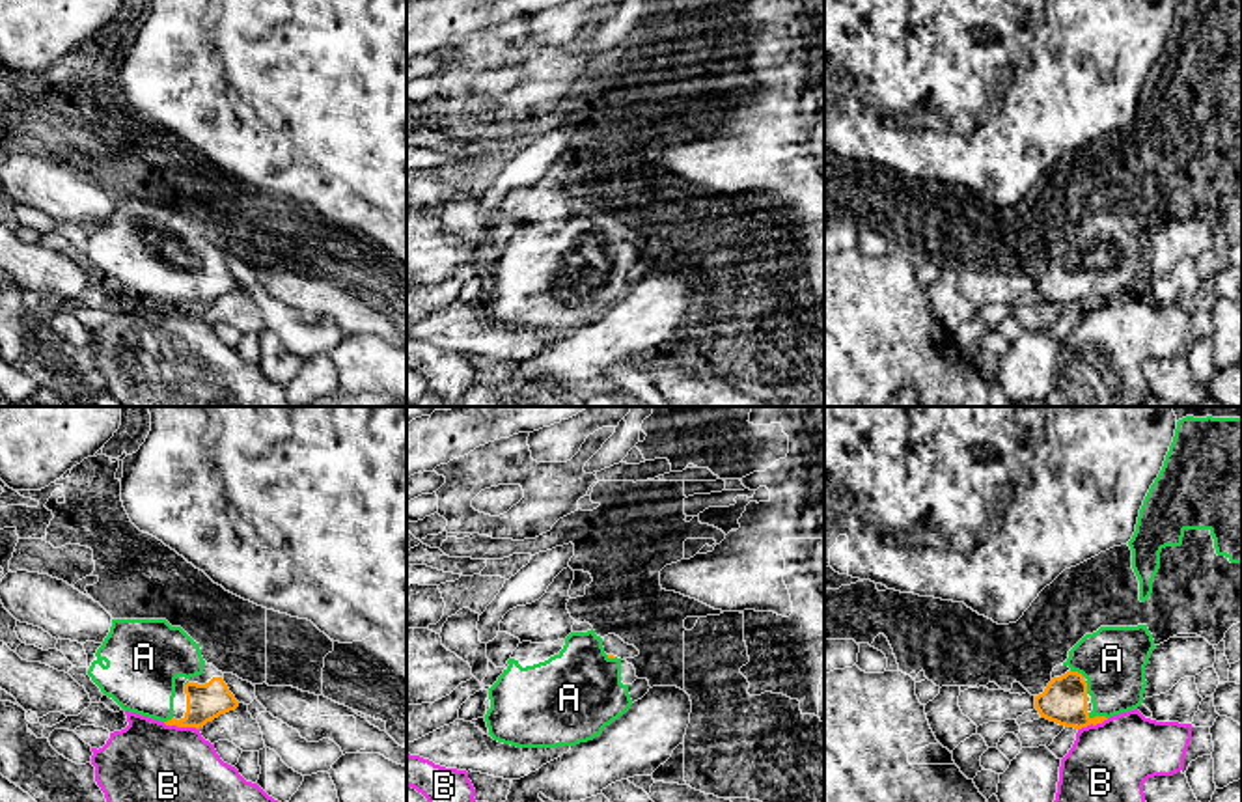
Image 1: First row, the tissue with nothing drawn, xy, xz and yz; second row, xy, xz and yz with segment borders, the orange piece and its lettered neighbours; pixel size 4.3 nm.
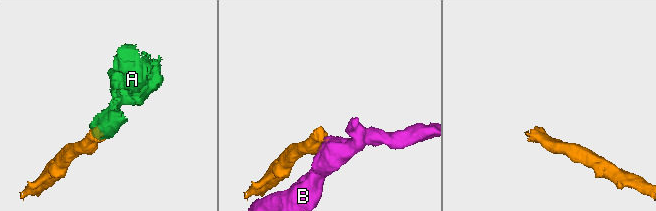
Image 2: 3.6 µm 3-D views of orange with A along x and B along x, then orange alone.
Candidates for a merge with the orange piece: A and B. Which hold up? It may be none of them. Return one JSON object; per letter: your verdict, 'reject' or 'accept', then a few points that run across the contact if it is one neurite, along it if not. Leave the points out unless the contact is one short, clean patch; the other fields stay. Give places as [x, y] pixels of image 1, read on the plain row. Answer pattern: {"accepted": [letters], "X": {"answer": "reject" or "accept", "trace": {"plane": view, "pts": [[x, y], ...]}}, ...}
{"accepted": ["A"], "A": {"answer": "accept"}, "B": {"answer": "reject", "trace": {"plane": "xy", "pts": [[163, 304], [198, 312]]}}}

